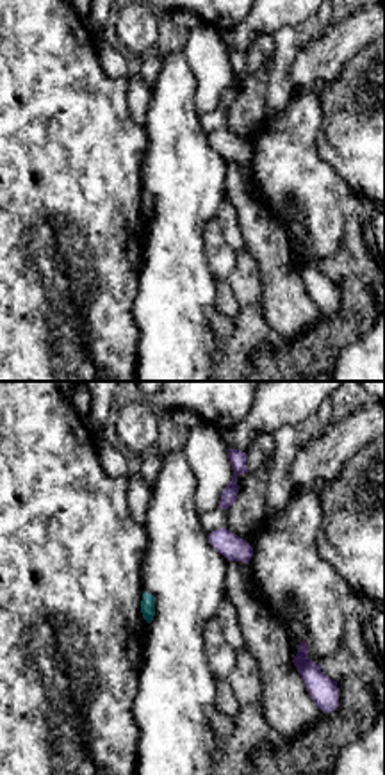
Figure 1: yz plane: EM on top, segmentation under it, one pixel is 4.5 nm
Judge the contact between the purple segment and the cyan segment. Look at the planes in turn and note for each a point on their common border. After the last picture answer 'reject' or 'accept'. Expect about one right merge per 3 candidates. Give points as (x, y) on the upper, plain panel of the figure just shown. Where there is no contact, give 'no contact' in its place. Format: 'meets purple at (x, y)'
no contact

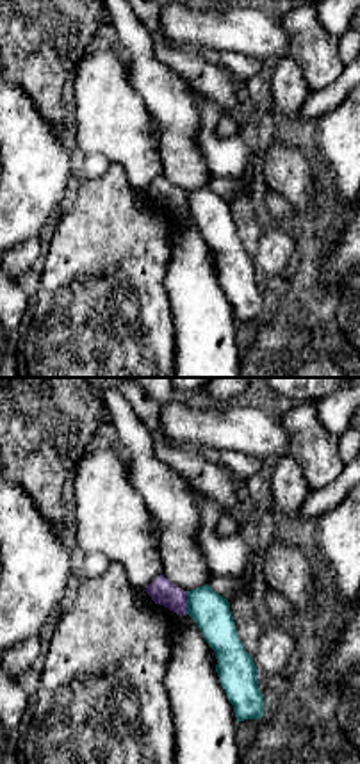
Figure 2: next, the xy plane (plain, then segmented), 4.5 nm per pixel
meets purple at (186, 203)

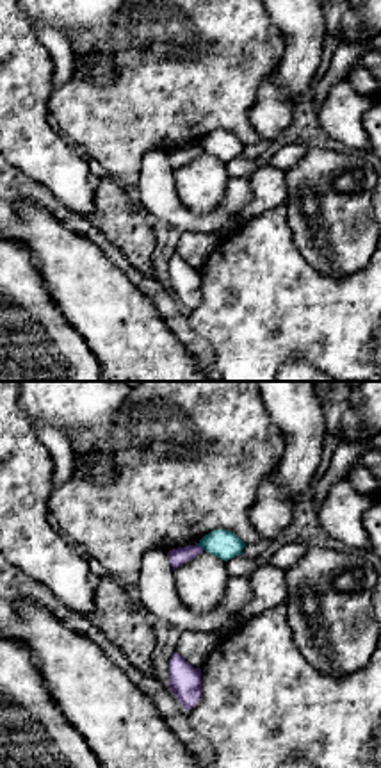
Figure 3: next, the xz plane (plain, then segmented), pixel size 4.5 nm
meets purple at (198, 147)

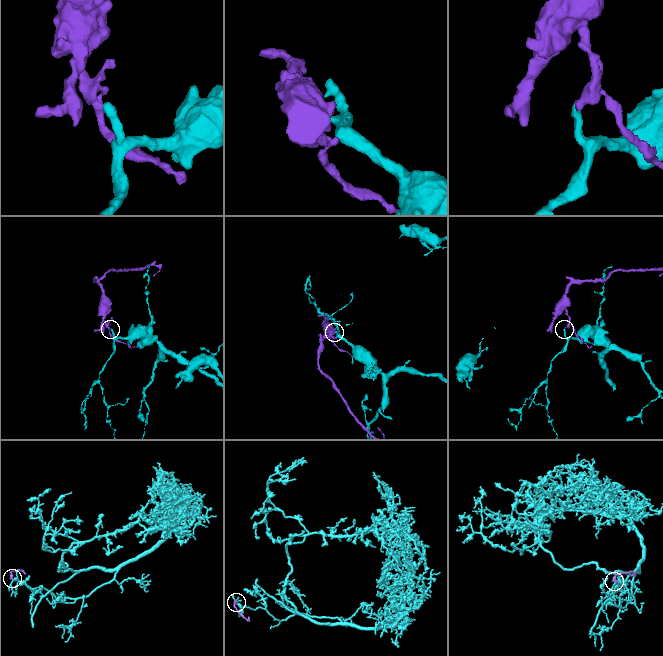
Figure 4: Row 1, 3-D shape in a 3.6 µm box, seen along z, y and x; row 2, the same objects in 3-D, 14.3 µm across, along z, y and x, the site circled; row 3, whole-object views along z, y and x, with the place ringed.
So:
reject

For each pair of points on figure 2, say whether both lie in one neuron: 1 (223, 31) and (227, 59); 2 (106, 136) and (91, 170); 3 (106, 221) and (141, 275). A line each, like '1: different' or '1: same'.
1: different
2: different
3: same

